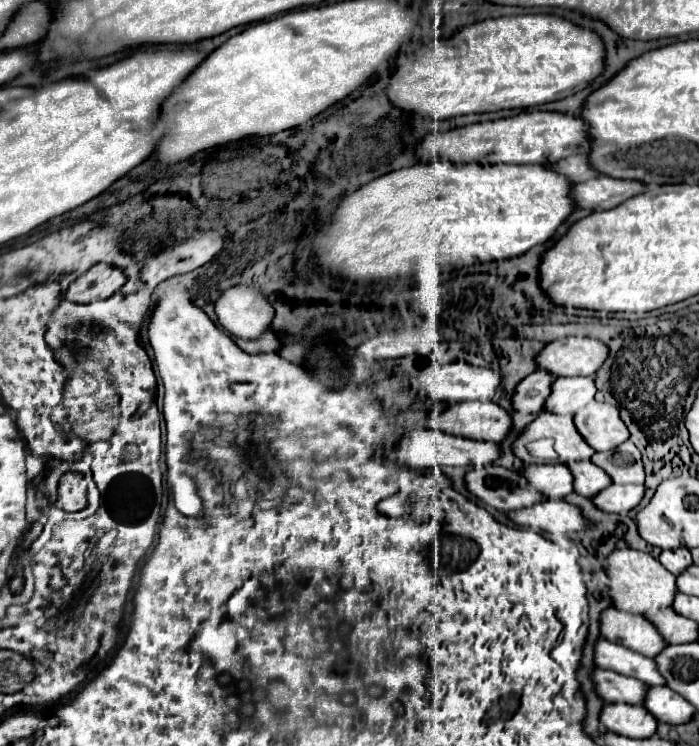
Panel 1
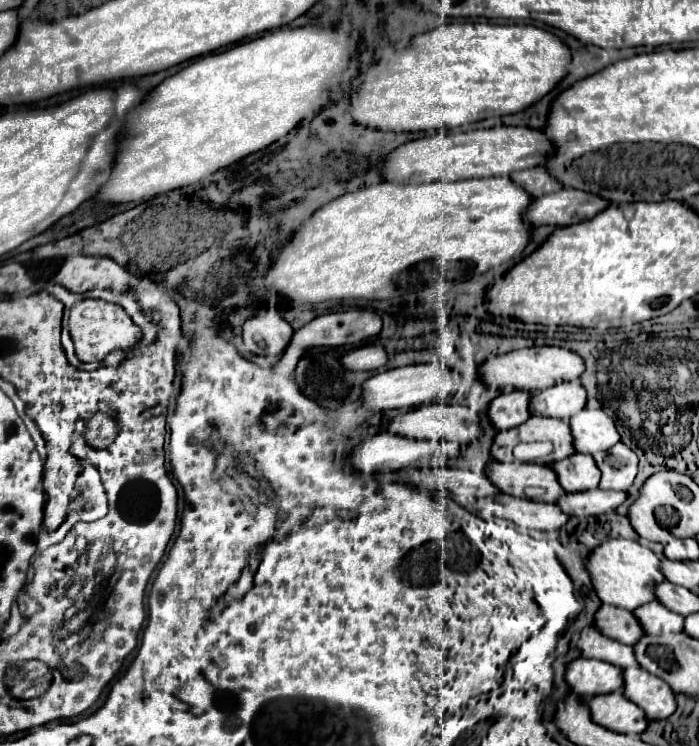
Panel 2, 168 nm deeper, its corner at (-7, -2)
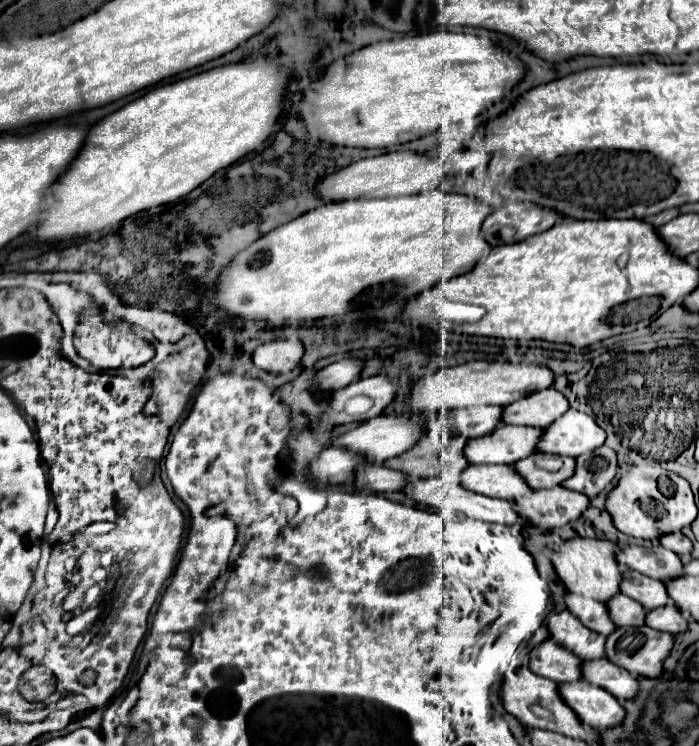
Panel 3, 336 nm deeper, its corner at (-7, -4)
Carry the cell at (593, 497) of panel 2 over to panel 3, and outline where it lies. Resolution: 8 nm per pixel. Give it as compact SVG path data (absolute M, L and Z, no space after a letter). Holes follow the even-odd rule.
M560 486L532 490L524 500L514 500L514 504L528 516L530 526L548 530L574 522L588 508L588 496Z

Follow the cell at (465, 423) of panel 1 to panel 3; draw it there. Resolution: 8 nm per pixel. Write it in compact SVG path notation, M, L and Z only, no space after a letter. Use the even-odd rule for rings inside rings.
M376 416L372 420L366 420L354 430L348 430L340 438L334 440L334 446L338 448L352 448L352 452L360 452L362 456L368 456L370 464L382 464L388 458L400 456L402 452L410 450L422 436L424 424L418 418L412 416Z

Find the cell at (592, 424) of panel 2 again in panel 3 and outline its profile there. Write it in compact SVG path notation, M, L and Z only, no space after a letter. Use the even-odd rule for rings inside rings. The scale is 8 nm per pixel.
M568 410L560 420L554 420L544 428L538 452L560 454L560 456L580 456L602 446L606 440L604 430L584 412Z

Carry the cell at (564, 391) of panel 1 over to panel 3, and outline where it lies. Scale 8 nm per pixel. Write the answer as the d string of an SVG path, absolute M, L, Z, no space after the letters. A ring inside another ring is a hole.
M544 388L504 406L502 422L514 426L546 428L568 408L568 400L560 392L556 392L554 388Z

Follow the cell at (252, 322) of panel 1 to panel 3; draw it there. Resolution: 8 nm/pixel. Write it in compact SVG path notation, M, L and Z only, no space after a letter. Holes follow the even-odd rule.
M274 340L254 352L254 364L272 374L286 374L300 366L304 346L298 340Z

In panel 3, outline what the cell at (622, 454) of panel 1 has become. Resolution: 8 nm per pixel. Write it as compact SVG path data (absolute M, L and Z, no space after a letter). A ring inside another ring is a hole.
M600 446L594 452L576 456L576 476L564 480L562 486L592 498L600 490L604 490L606 484L612 482L614 474L616 474L616 452L612 452L608 446Z

